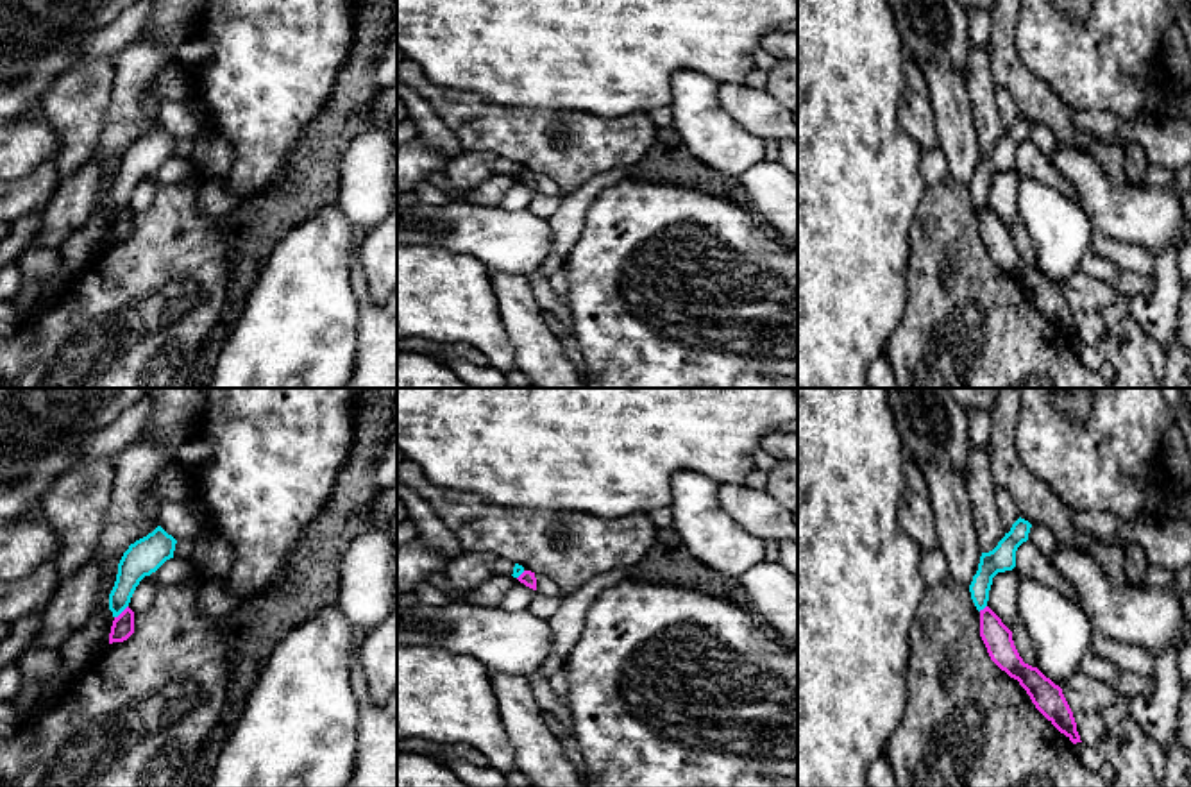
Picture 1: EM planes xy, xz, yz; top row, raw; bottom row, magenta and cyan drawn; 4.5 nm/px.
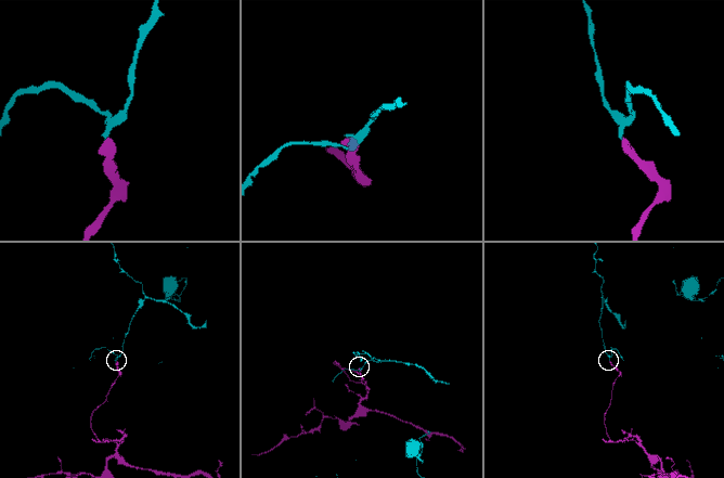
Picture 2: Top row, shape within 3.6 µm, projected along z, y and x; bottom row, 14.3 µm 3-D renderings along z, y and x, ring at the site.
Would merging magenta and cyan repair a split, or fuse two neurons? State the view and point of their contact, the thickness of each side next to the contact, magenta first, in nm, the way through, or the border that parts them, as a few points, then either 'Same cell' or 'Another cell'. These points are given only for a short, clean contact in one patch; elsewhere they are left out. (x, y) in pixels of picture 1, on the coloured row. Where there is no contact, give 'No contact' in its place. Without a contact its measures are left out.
Touches magenta at xy (122, 612). Thickness 100 nm (magenta) against 150 nm. Boundary: xy (127, 605), (115, 617). Another cell

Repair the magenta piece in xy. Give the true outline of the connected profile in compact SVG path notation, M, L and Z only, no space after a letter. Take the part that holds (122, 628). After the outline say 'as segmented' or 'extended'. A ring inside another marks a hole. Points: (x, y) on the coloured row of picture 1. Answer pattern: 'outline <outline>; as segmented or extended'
outline M127 606L118 617L114 617L109 644L123 642L134 633L134 612Z; as segmented

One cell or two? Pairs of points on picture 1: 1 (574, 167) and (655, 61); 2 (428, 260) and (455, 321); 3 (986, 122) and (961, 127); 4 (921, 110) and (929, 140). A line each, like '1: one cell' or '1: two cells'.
1: two cells
2: one cell
3: two cells
4: one cell

